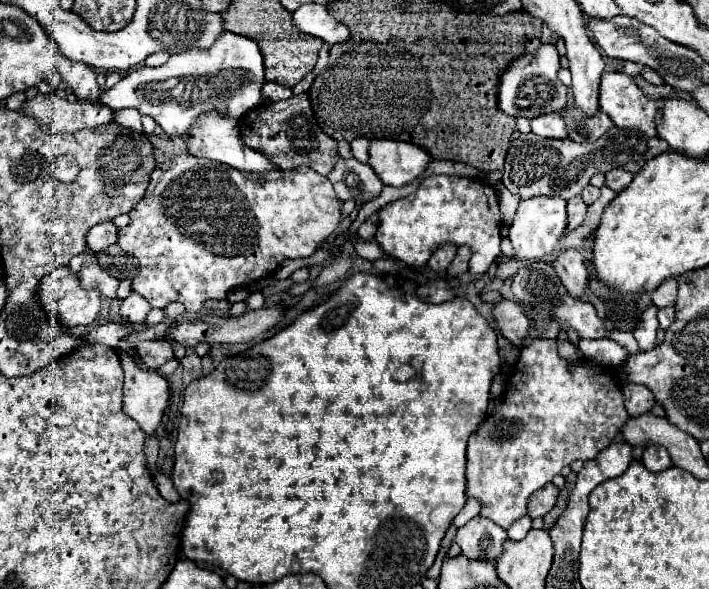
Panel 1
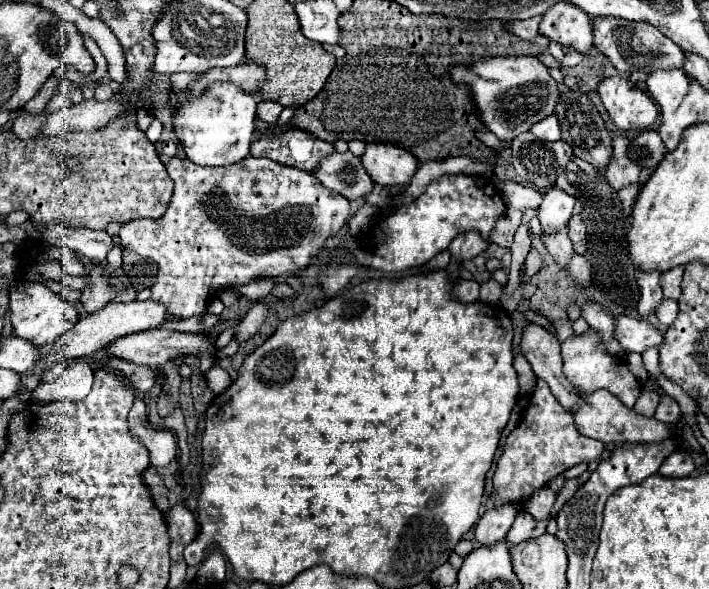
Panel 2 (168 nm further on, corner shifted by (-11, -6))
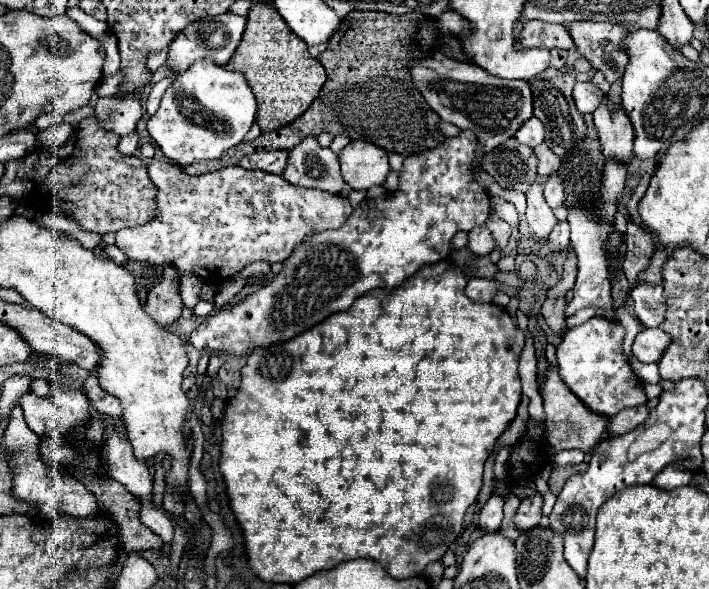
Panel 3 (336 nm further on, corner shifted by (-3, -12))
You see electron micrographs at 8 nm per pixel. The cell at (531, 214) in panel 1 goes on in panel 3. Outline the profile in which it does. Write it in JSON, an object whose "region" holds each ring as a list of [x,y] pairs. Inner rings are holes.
{"region":[[[557,174],[549,176],[547,182],[545,182],[545,200],[551,208],[557,208],[557,206],[563,206],[565,202],[565,190],[563,190],[563,182]]]}

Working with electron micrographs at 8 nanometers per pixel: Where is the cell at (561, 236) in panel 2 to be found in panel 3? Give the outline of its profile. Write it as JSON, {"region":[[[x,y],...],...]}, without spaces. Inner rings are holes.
{"region":[[[533,182],[527,188],[527,222],[531,226],[531,230],[539,236],[539,238],[547,238],[553,230],[553,226],[557,224],[555,214],[551,212],[551,208],[547,206],[545,198],[543,198],[543,186],[541,182]]]}

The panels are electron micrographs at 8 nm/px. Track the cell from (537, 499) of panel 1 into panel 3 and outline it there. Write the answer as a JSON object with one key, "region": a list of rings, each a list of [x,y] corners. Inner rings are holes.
{"region":[[[535,494],[535,496],[529,496],[525,498],[519,508],[517,508],[517,514],[513,516],[513,524],[517,530],[531,530],[539,524],[541,520],[541,506],[543,506],[543,496],[541,494]]]}

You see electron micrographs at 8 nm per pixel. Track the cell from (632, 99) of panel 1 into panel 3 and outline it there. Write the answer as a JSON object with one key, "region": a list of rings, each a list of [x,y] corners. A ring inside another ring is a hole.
{"region":[[[577,82],[573,88],[573,100],[575,100],[575,106],[579,108],[581,114],[595,112],[595,108],[603,100],[603,96],[605,94],[591,82]]]}

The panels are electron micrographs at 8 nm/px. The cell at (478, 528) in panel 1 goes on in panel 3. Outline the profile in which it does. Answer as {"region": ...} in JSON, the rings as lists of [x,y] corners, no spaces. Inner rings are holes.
{"region":[[[491,496],[489,502],[481,510],[481,530],[483,532],[497,532],[503,520],[503,498],[501,496]]]}

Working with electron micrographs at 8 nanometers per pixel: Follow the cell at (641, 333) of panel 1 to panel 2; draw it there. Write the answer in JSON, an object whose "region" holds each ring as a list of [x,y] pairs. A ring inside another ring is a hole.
{"region":[[[635,270],[635,276],[637,276],[639,288],[641,288],[641,300],[639,300],[637,312],[641,318],[649,318],[651,314],[655,314],[655,306],[659,306],[659,302],[663,300],[659,272],[645,274],[641,270]]]}

